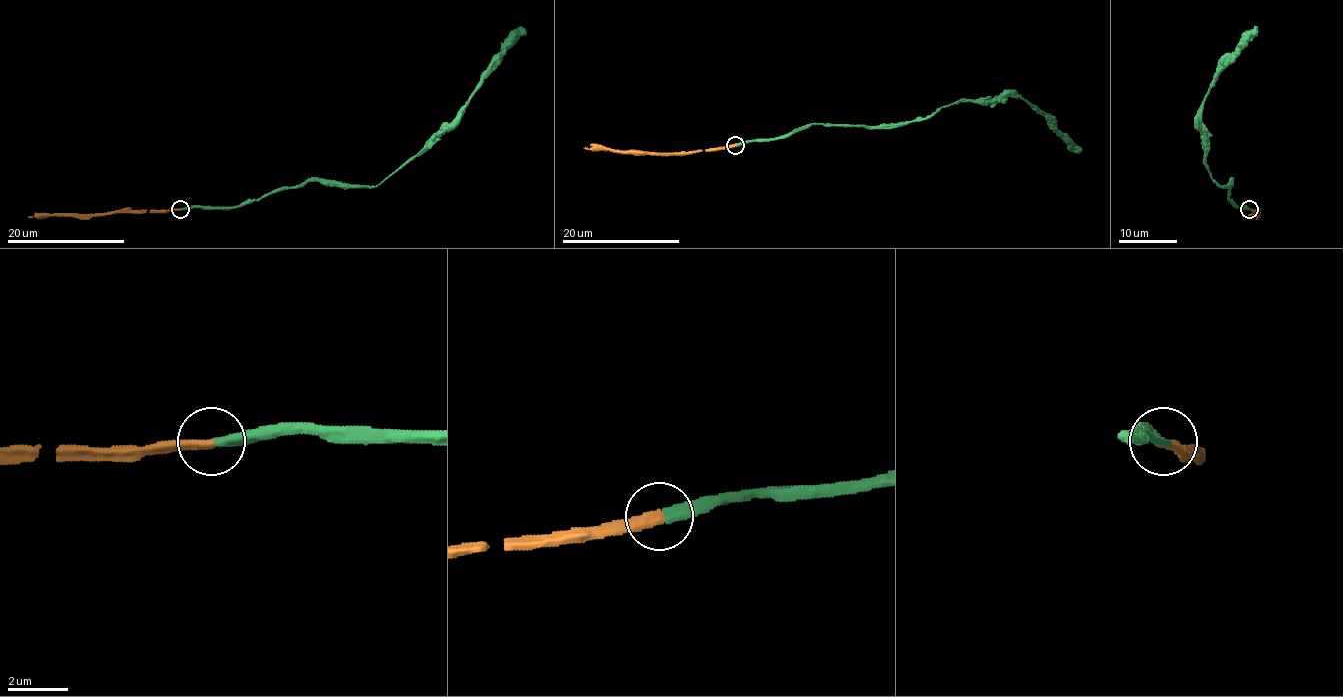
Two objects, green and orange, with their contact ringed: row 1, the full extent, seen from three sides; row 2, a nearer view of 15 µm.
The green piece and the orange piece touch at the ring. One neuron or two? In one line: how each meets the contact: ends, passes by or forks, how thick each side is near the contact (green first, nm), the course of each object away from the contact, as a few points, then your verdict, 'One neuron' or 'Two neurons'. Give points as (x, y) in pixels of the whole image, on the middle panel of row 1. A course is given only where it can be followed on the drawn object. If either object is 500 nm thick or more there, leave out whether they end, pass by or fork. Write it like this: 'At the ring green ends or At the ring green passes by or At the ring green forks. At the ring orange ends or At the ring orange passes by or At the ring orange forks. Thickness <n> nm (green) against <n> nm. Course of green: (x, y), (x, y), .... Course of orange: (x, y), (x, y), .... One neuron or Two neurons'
At the ring green ends. At the ring orange ends. Thickness 360 nm (green) against 360 nm. Course of green: (736, 144), (788, 137), (816, 124), (890, 127), (960, 102), (1009, 96), (1039, 112), (1078, 151). Course of orange: (736, 144), (680, 153), (583, 147). One neuron

